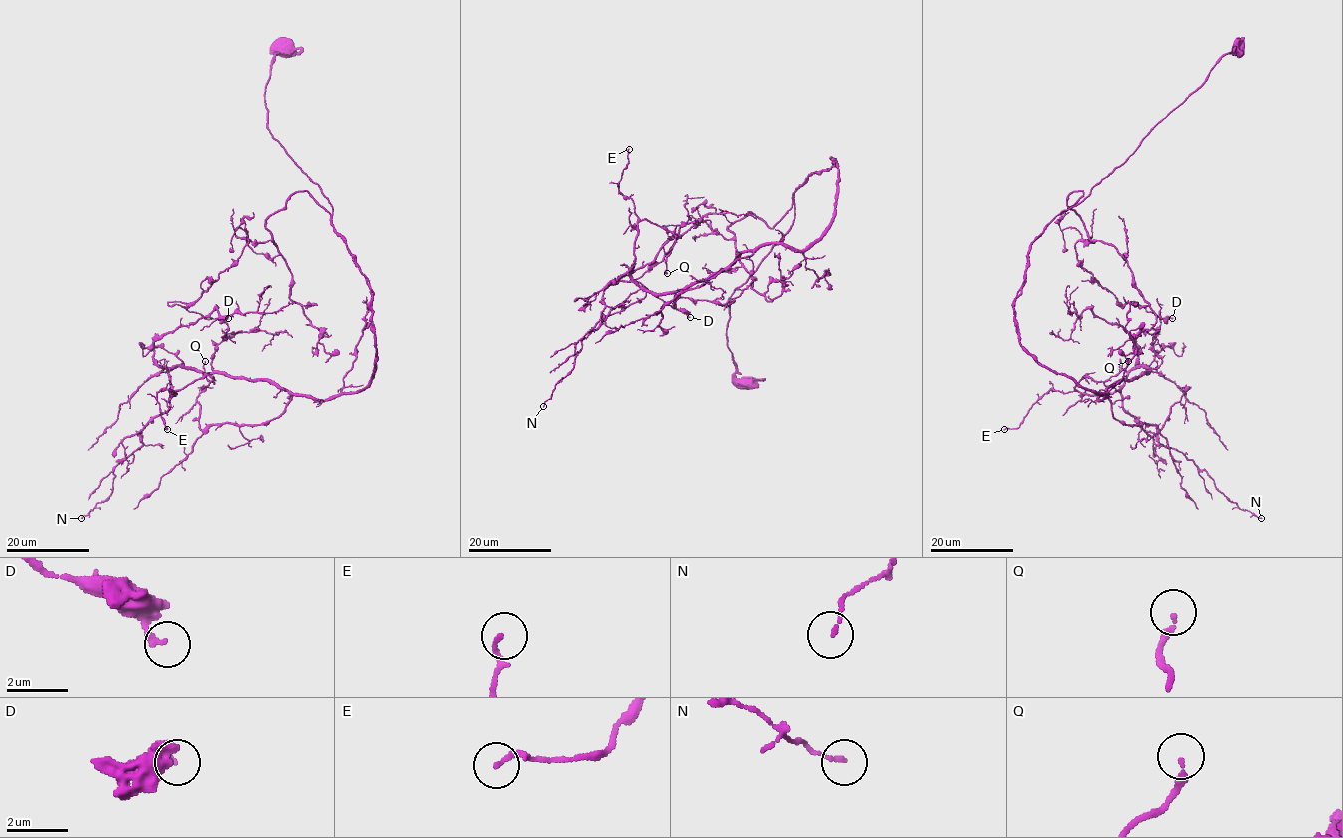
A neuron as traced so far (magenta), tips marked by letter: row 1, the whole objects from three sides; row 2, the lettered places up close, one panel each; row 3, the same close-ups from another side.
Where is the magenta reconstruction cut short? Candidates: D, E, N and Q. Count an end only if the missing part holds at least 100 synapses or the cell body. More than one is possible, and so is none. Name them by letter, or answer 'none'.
none

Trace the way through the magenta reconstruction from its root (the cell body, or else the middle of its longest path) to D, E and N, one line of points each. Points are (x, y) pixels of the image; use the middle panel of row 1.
D: (746, 385), (729, 298), (793, 205), (771, 228), (748, 212), (730, 239), (696, 223), (630, 281), (690, 317)
E: (746, 385), (729, 298), (836, 161), (810, 245), (653, 294), (631, 275), (629, 149)
N: (746, 385), (729, 298), (834, 158), (804, 249), (672, 293), (613, 279), (543, 406)

